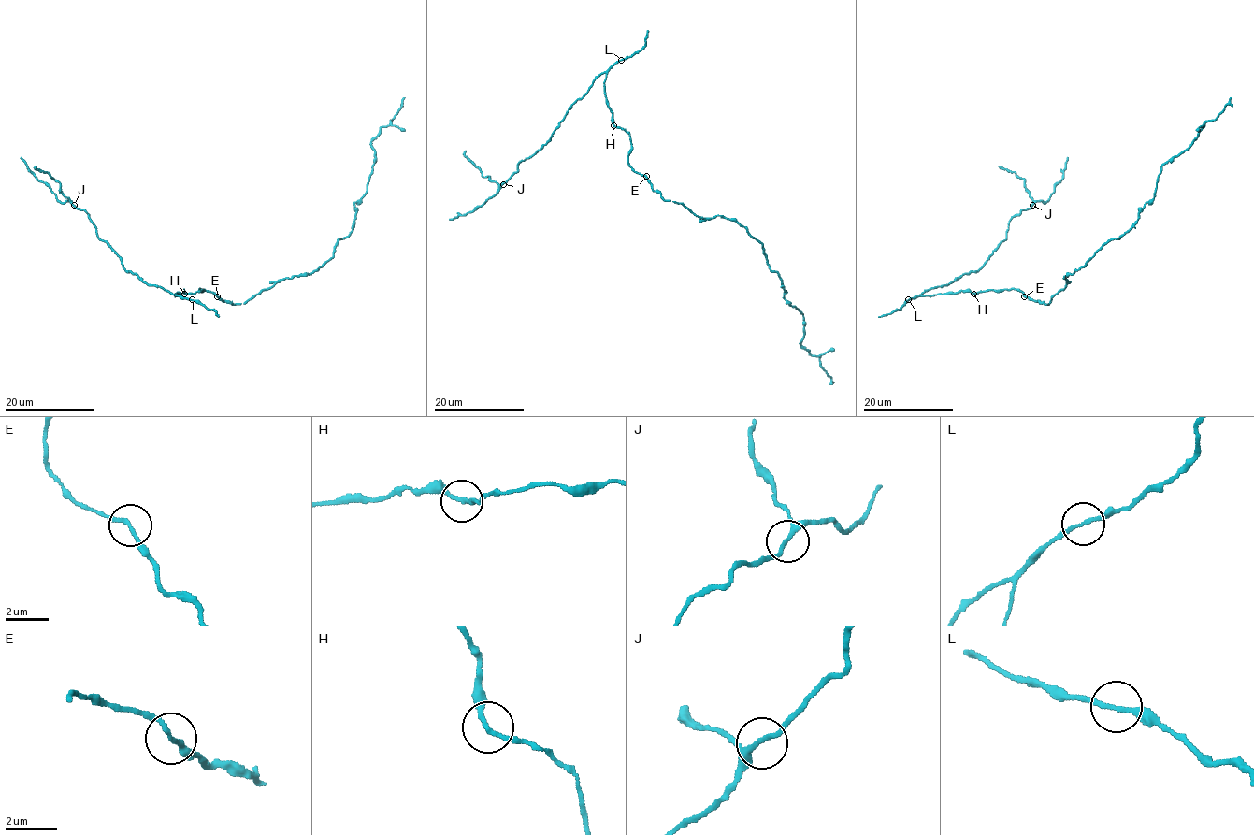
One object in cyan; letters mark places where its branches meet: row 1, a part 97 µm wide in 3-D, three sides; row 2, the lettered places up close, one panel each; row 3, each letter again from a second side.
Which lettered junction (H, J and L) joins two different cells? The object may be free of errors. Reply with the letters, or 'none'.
none

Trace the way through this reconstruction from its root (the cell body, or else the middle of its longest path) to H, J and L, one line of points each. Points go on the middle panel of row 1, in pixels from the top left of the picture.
H: (645, 176), (636, 173), (629, 165), (630, 136), (613, 125)
J: (645, 176), (629, 165), (630, 136), (613, 124), (603, 72), (571, 105), (550, 138), (503, 184)
L: (645, 176), (636, 173), (629, 165), (630, 136), (613, 124), (612, 110), (604, 92), (607, 72), (621, 60)

